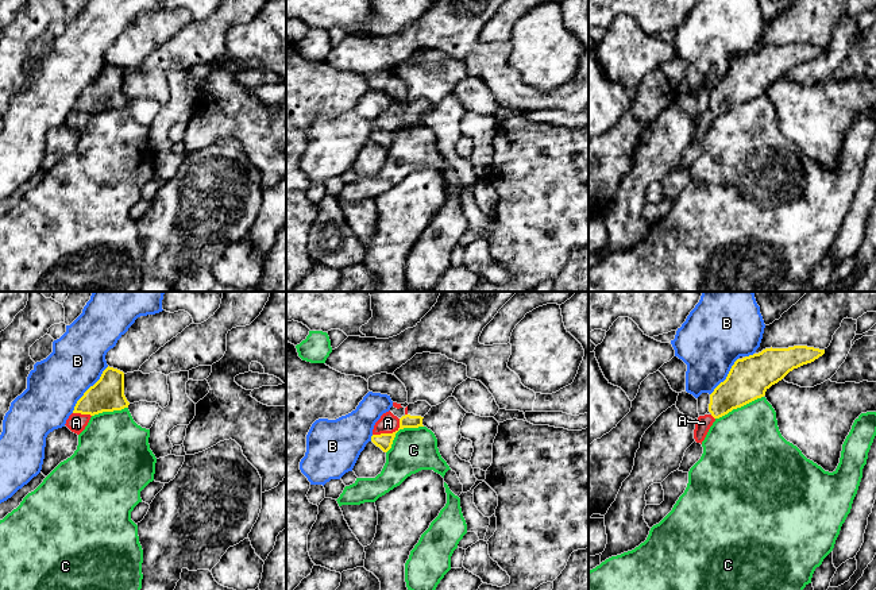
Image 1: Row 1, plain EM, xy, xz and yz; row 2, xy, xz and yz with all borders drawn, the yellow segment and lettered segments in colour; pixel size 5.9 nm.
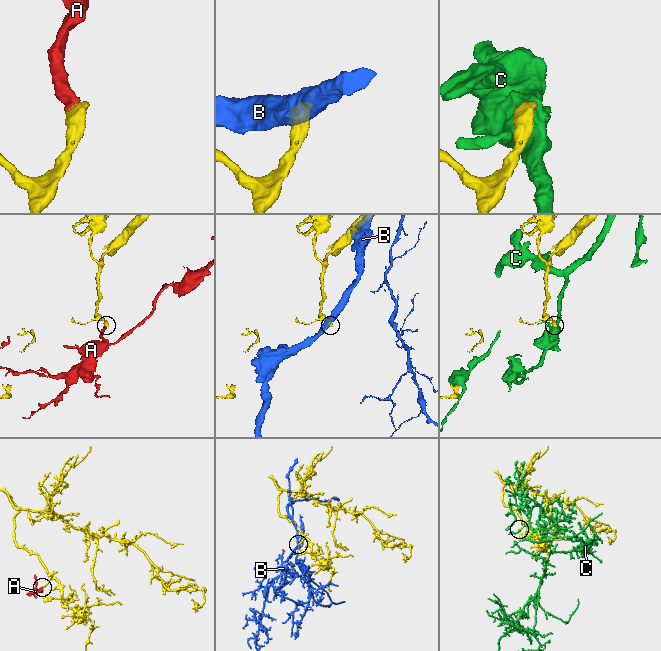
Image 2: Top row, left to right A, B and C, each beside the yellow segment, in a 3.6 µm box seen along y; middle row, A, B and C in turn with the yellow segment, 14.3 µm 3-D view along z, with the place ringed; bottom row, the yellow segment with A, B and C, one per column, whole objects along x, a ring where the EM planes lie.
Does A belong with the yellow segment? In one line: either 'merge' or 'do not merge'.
merge

